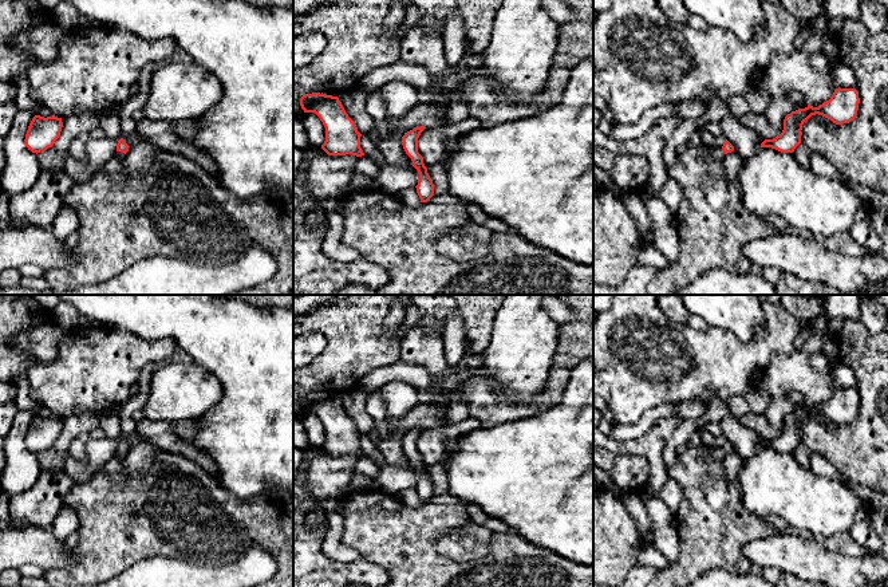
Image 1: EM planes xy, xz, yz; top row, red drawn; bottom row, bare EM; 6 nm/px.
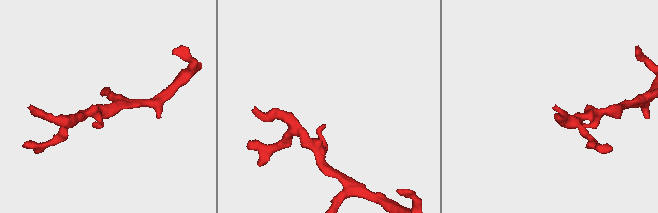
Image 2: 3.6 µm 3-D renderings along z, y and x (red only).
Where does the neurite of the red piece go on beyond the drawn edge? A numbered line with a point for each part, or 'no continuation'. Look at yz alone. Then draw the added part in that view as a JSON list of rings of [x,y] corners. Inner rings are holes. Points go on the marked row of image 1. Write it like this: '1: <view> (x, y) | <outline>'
1: yz (714, 153) | [[[710,146],[706,150],[702,151],[705,157],[707,157],[711,161],[718,161],[725,155],[725,151],[722,147],[718,146]]]

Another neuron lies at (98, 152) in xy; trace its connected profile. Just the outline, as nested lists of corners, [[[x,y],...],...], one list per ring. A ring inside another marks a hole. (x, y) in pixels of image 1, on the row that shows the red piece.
[[[107,135],[102,139],[88,139],[86,158],[76,159],[68,155],[64,170],[75,182],[88,182],[115,155],[119,139]]]

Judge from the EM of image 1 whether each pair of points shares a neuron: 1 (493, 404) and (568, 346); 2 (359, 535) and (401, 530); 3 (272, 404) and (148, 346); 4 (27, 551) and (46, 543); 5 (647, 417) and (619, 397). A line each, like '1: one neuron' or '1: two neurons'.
1: one neuron
2: one neuron
3: two neurons
4: one neuron
5: two neurons

